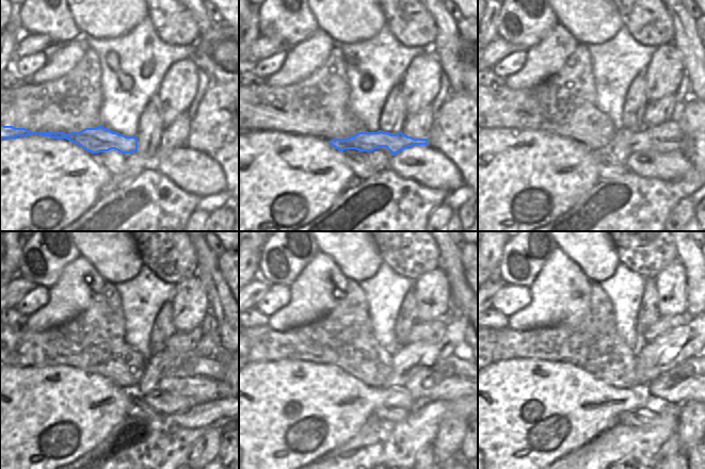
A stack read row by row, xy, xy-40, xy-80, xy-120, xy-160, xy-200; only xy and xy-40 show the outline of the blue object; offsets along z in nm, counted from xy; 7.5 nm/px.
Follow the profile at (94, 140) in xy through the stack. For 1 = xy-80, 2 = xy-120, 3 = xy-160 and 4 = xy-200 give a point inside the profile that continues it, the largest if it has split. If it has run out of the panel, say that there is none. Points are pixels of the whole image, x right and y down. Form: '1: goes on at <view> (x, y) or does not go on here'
1: goes on at xy-80 (668, 136)
2: goes on at xy-120 (202, 379)
3: goes on at xy-160 (454, 377)
4: goes on at xy-200 (693, 379)

